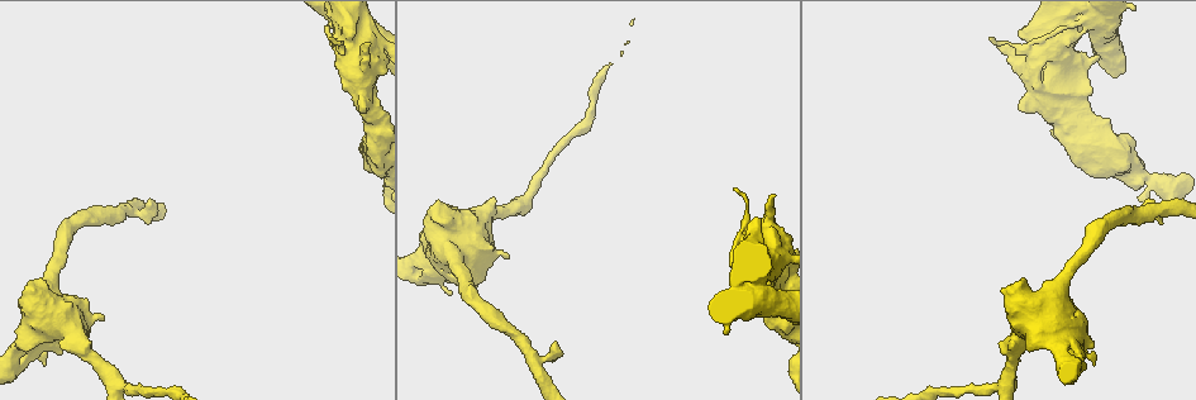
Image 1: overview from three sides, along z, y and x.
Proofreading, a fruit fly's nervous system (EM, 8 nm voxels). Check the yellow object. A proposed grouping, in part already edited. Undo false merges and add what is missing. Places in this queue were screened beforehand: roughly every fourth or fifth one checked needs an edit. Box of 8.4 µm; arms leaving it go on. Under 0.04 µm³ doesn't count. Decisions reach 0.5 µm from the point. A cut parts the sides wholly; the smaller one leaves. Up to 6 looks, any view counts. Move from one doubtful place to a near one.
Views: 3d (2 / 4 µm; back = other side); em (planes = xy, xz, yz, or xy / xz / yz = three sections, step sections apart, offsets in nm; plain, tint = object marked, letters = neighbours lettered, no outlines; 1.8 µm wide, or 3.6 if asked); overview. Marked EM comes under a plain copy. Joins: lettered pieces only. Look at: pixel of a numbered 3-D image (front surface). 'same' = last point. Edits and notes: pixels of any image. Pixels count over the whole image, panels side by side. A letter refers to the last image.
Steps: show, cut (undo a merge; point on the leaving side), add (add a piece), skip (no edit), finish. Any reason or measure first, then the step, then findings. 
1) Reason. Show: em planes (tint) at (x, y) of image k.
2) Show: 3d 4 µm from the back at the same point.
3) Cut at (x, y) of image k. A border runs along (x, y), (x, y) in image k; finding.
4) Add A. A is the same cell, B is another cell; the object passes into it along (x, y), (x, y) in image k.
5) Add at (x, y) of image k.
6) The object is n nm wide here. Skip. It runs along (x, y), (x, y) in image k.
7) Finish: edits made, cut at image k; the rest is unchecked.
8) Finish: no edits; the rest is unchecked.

Sudden change in width. Show: 3d 4 µm at (429, 256) of image 1.

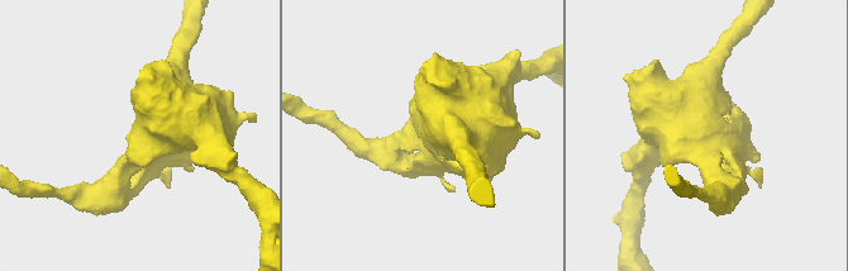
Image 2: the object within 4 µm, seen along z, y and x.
The arms are 380, 420 nm wide. Show: em planes (letters) at (710, 157) of image 2.

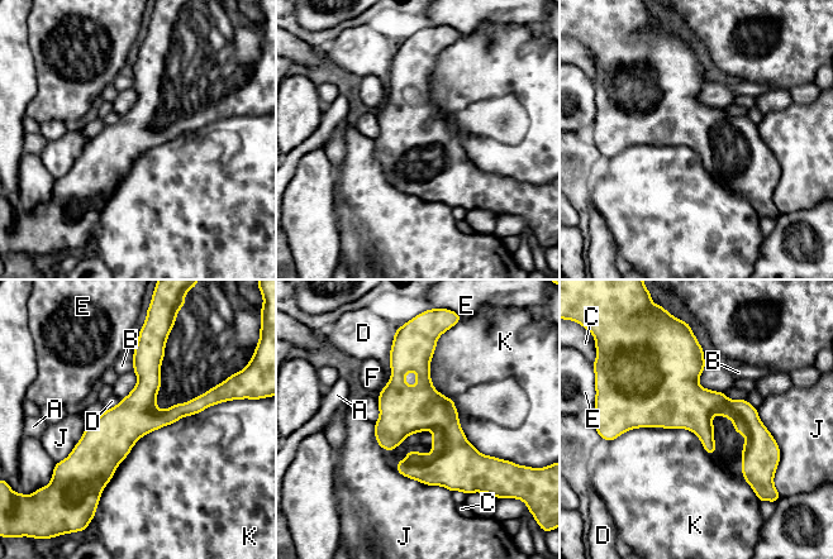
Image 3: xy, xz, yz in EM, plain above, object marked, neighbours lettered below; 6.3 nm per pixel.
The object is 300 nm wide here. Skip. A, B, C, D, E, F, J and K are other cells; a border runs along (220, 402), (146, 433), (99, 502) in image 3; one cell here.

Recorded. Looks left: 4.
Show: 3d 4 µm at (102, 318) of image 1.

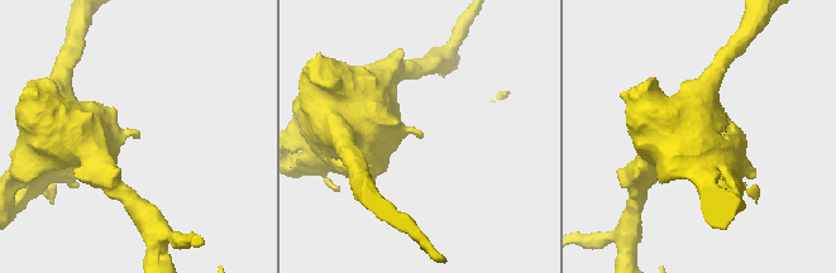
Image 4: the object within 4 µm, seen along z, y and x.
Show: em yz step 4 (letters) at (136, 137) of image 4.

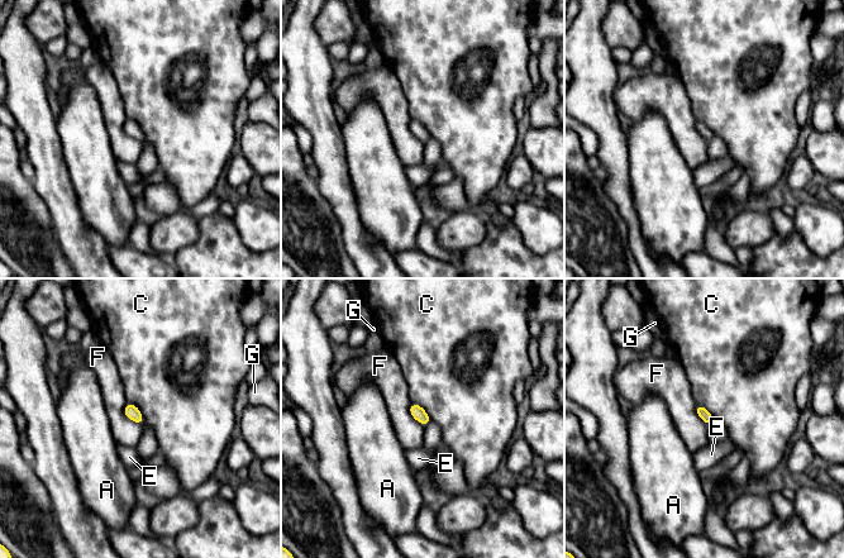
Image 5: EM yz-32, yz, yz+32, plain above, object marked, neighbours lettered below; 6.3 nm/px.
Another direction. Show: em xz step 16 (letters) at the same point.

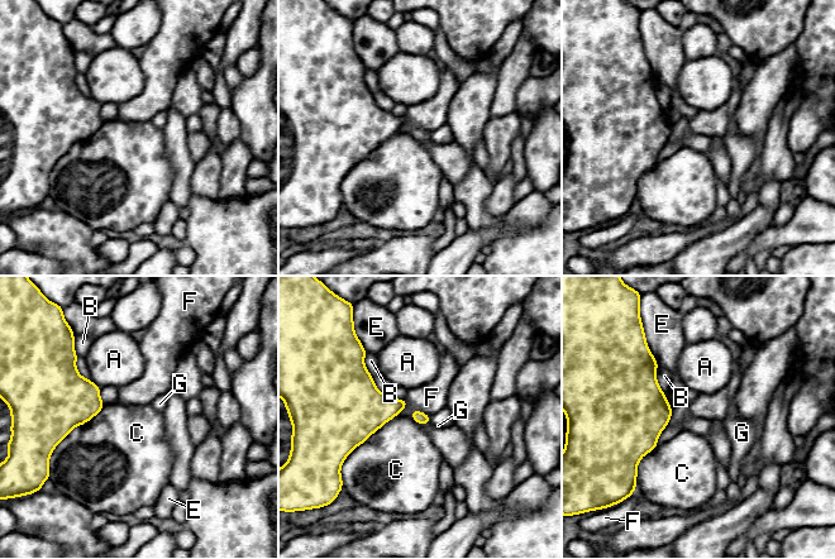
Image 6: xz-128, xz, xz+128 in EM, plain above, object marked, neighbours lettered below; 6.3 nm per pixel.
The longest contact is with C, 460 nm. Skip. A, B, C, E, F and G are other cells; a border runs along (410, 411), (419, 410), (430, 416) in image 6; no lettered piece goes on from it.

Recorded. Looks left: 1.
Finish: no edits; the rest is unchecked.

